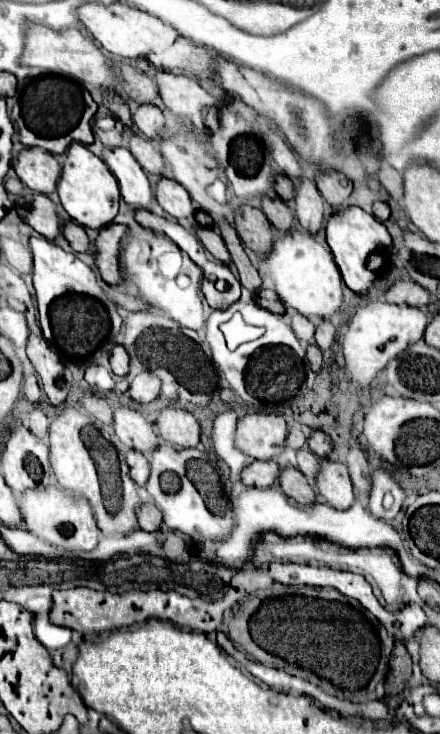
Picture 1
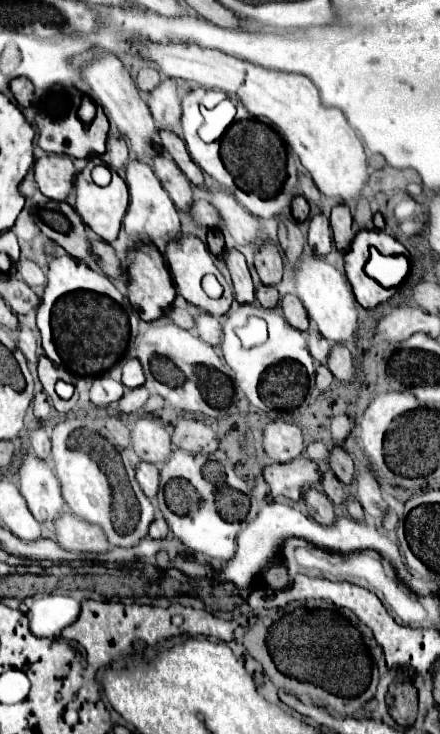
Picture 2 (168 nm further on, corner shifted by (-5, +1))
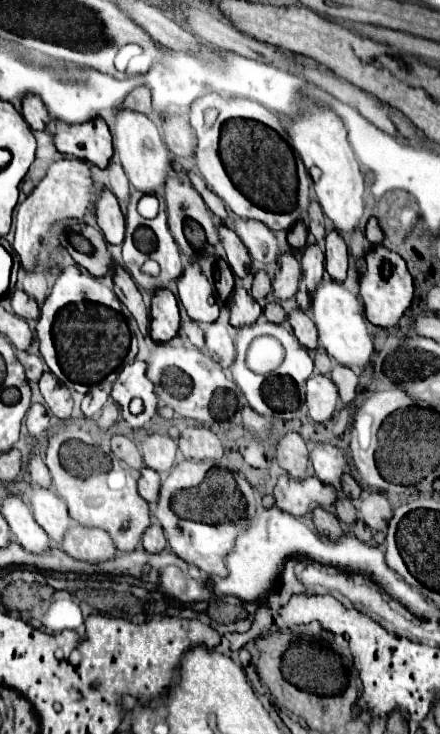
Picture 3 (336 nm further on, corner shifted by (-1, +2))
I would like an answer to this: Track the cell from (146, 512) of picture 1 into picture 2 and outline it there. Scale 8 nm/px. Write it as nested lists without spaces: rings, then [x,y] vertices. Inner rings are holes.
[[[159,518],[159,520],[155,520],[153,524],[151,524],[151,528],[149,528],[149,536],[153,538],[153,540],[159,540],[159,538],[165,538],[167,536],[167,524],[165,524],[165,520],[163,518]]]

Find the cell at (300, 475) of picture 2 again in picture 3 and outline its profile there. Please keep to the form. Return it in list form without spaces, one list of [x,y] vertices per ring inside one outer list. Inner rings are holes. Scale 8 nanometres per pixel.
[[[285,473],[277,479],[277,485],[275,485],[277,505],[283,511],[293,513],[297,517],[309,513],[315,505],[319,505],[319,507],[333,505],[335,497],[337,495],[335,495],[333,485],[319,481],[315,475],[305,477],[301,481],[301,479],[293,479]]]

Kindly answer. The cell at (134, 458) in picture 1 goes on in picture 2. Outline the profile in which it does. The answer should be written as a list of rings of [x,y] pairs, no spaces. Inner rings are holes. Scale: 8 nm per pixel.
[[[141,462],[137,466],[137,482],[147,498],[155,498],[159,490],[159,470],[155,464]]]

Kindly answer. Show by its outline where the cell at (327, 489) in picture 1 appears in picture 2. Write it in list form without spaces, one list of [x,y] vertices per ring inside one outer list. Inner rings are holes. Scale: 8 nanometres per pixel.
[[[349,496],[349,498],[347,498],[347,510],[349,510],[349,516],[351,516],[351,518],[355,518],[357,522],[361,522],[361,520],[365,518],[365,512],[363,512],[361,504],[359,504],[353,496]]]

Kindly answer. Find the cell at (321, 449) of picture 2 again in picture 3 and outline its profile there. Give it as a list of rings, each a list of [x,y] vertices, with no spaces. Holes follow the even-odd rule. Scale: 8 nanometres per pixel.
[[[319,443],[311,451],[311,465],[313,473],[323,481],[323,483],[339,483],[343,471],[345,471],[345,457],[343,453],[329,445],[329,443]]]

